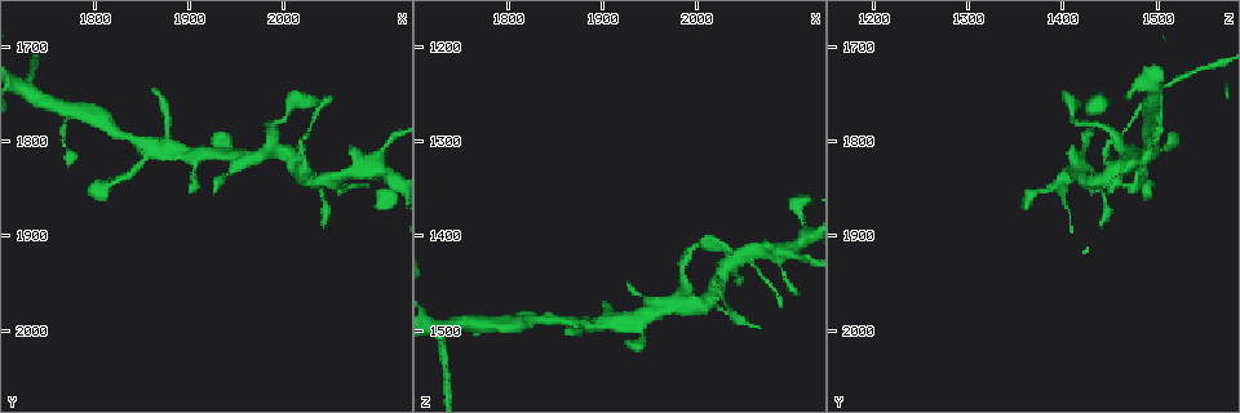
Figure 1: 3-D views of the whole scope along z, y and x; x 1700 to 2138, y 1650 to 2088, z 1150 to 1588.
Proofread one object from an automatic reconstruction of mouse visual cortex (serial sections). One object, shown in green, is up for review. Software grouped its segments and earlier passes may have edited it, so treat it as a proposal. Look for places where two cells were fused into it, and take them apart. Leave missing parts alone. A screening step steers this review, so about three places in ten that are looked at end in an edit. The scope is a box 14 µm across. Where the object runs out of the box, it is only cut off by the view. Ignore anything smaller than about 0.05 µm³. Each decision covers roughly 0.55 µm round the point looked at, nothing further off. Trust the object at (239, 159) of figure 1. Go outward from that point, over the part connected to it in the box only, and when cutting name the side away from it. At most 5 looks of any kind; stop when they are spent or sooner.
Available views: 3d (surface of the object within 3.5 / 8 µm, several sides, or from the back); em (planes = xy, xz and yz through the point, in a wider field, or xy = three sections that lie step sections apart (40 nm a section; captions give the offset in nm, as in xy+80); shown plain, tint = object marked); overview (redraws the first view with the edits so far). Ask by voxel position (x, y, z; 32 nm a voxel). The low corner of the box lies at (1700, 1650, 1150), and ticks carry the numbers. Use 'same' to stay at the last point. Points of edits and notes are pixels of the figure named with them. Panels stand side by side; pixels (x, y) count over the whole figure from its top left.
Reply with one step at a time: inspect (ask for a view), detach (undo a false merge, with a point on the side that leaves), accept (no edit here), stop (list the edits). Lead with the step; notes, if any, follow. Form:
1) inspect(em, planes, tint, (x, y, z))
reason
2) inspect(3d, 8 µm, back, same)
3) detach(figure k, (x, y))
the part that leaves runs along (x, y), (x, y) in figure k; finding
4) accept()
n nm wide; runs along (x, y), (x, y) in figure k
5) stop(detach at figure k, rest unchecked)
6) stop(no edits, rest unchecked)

inspect(em, xy, step 2, tint, (1730, 1745, 1500))

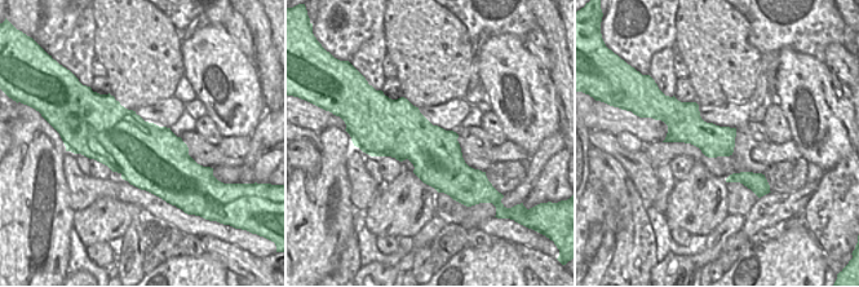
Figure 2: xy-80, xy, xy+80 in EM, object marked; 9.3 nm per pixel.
inspect(3d, 3.5 µm, same)

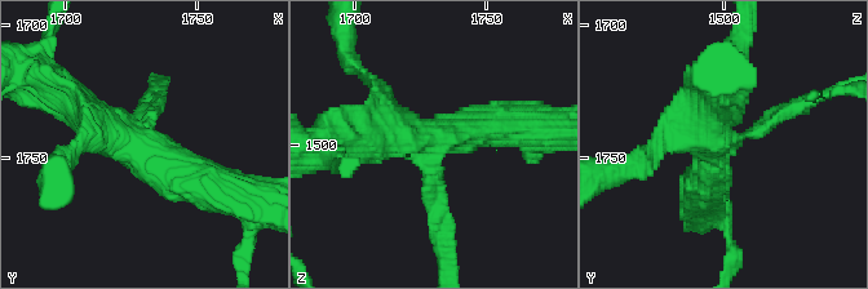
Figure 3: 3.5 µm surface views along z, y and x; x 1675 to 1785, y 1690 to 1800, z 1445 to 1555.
detach(figure 3, (789, 112))
480 nm wide; the part that leaves runs along (432, 169), (443, 216), (447, 269) in figure 3; a second cell is stuck on

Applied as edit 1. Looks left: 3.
inspect(overview)

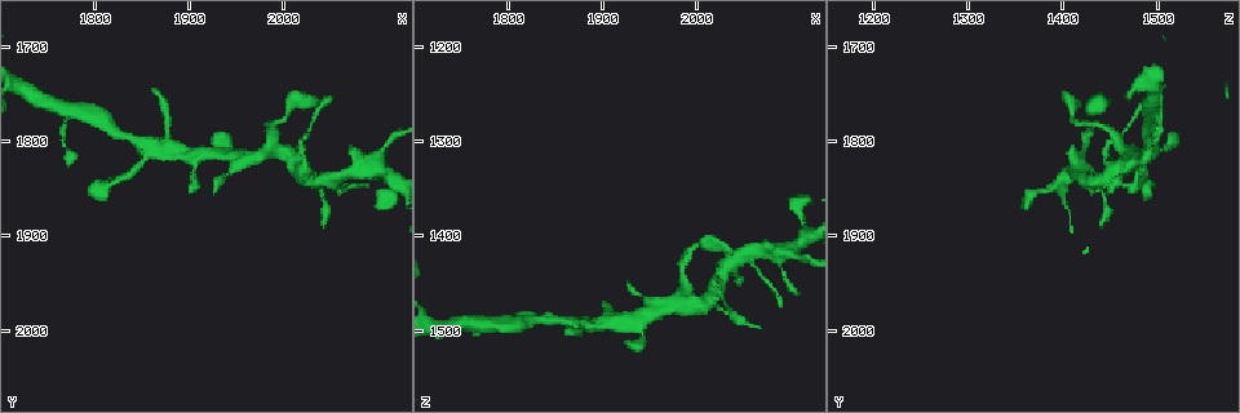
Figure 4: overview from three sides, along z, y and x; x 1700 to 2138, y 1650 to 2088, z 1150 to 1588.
inspect(3d, 3.5 µm, (2020, 1825, 1455))
thin arm on a thick one

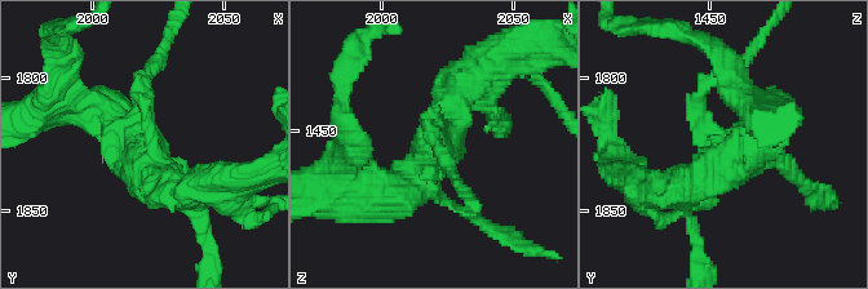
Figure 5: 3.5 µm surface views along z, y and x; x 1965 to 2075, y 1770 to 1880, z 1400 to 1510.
inspect(em, xy, step 2, tint, (2021, 1829, 1456))
now the EM

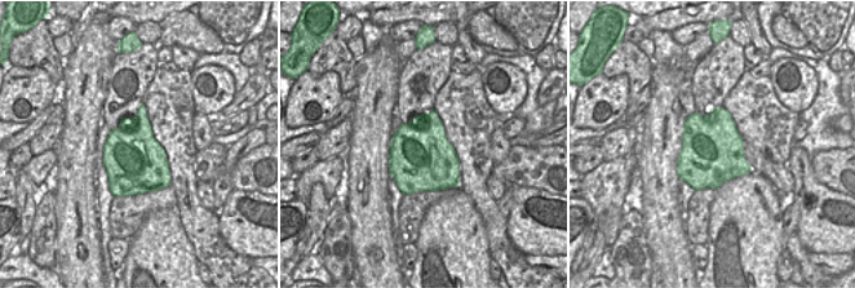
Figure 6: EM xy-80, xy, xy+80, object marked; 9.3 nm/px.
accept()
runs along (386, 199), (423, 176), (466, 83) in figure 5; all the same cell

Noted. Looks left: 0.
stop(detach at figure 3, rest unchecked)

